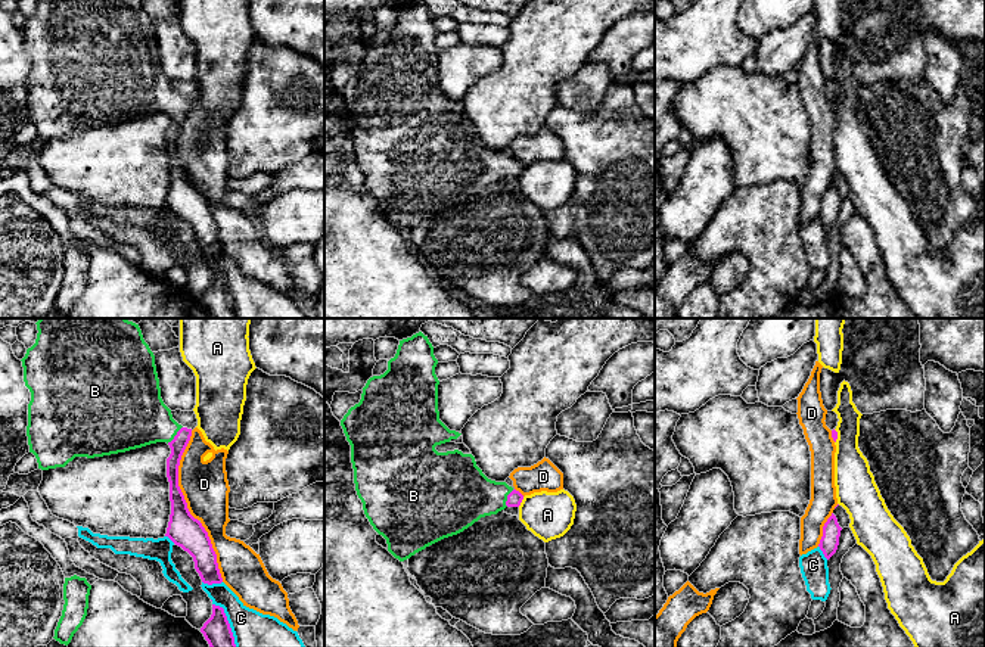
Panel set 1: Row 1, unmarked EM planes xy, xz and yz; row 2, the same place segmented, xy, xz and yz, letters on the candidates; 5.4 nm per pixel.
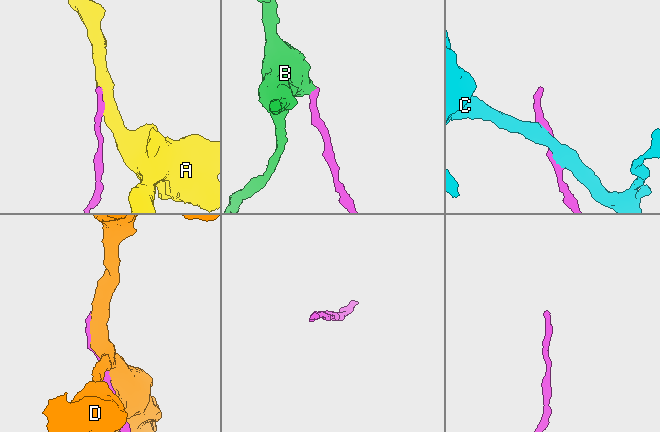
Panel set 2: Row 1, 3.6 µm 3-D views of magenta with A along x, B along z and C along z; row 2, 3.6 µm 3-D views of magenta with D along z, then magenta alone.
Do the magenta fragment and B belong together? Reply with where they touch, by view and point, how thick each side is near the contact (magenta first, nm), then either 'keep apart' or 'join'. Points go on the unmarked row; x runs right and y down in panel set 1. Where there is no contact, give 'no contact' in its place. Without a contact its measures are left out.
xy (176, 105) | 90/340 nm | join

